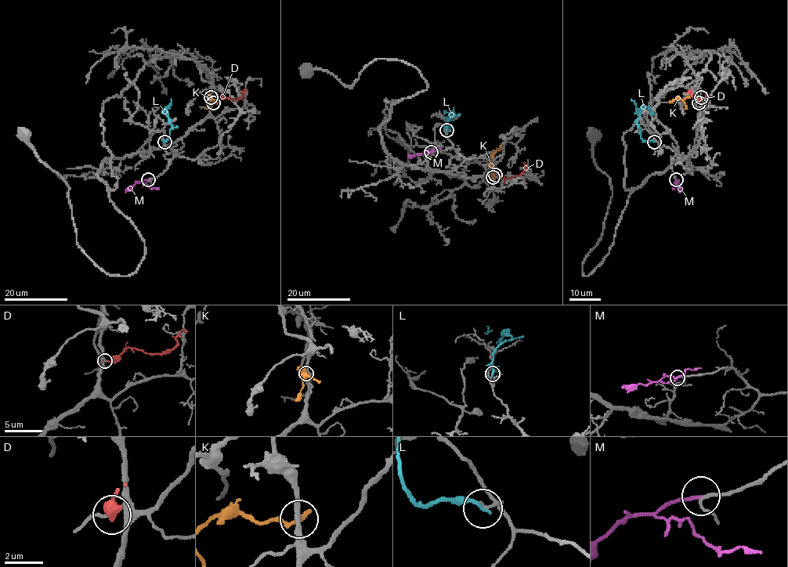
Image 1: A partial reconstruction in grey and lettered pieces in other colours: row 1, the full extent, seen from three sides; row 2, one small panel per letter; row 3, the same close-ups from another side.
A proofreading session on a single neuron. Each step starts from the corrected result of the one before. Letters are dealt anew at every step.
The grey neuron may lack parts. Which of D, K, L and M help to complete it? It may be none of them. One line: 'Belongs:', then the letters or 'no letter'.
Belongs: M

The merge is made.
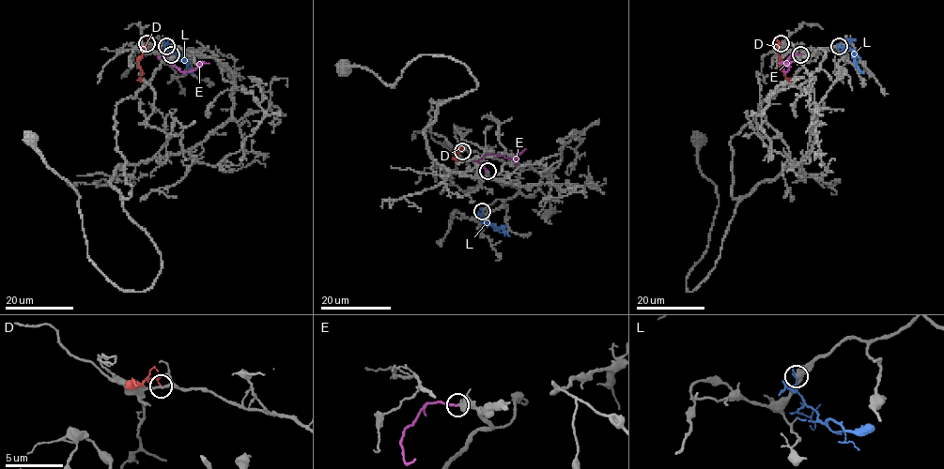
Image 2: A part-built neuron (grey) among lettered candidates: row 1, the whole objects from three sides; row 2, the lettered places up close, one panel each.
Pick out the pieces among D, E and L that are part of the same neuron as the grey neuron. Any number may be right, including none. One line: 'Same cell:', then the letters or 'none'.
Same cell: E

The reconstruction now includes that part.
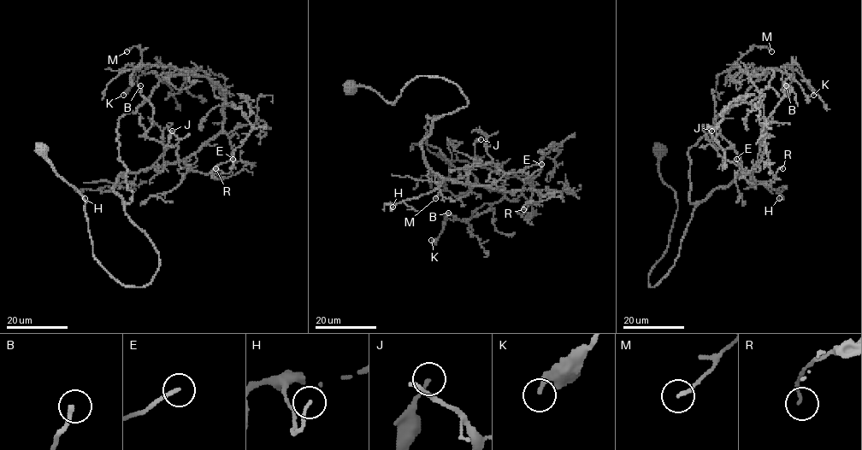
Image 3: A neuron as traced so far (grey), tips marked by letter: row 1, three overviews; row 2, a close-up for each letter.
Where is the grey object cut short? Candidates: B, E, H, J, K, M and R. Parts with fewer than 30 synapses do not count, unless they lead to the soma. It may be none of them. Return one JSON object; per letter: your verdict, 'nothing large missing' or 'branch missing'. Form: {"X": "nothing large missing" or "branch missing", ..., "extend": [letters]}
{"B": "nothing large missing", "E": "nothing large missing", "H": "nothing large missing", "J": "nothing large missing", "K": "nothing large missing", "M": "nothing large missing", "R": "nothing large missing", "extend": []}

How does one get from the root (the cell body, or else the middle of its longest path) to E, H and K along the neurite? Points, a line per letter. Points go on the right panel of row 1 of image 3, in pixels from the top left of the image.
E: (658, 148), (677, 211), (650, 287), (674, 265), (693, 209), (758, 165), (745, 173), (736, 159)
H: (658, 148), (677, 211), (650, 287), (716, 189), (749, 172), (779, 198)
K: (658, 148), (677, 211), (650, 287), (674, 265), (693, 213), (688, 149), (770, 67), (794, 64), (813, 95)

